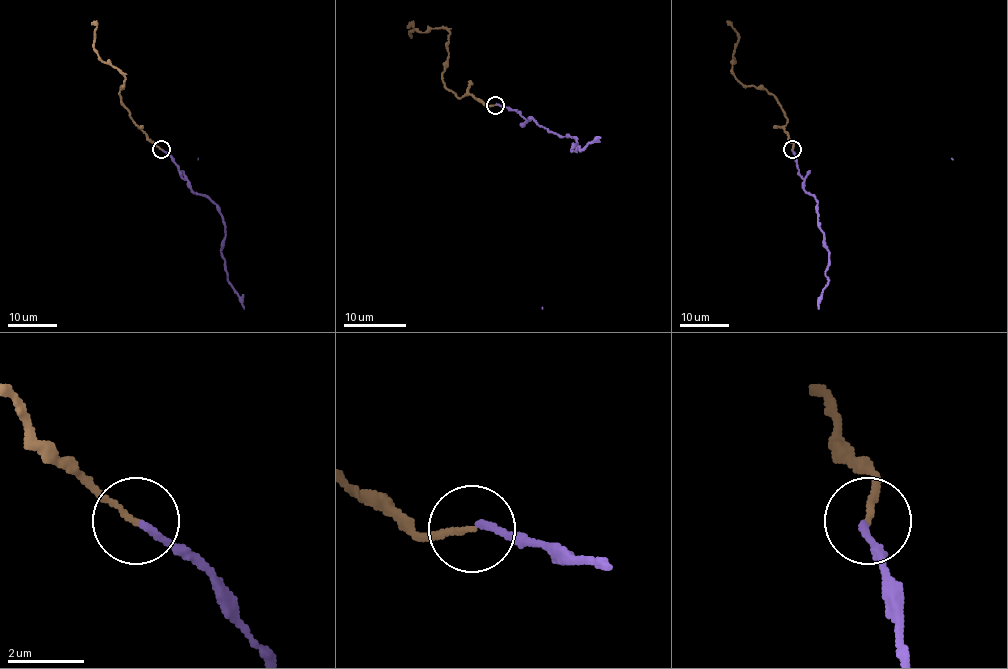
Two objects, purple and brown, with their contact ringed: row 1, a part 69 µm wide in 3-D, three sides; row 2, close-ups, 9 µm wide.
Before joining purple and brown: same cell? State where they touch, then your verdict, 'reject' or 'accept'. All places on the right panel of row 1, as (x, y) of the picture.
place (792, 149); accept

